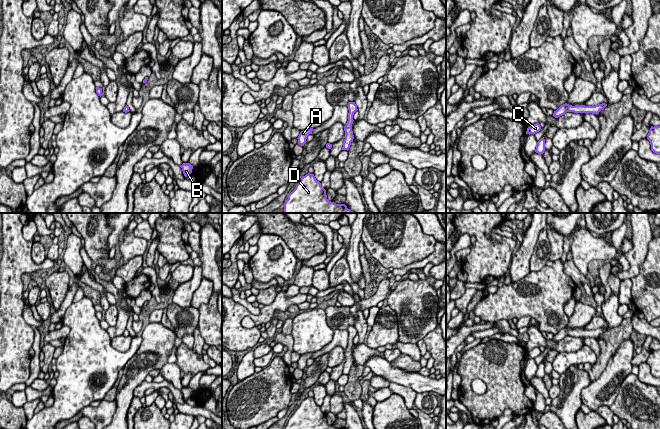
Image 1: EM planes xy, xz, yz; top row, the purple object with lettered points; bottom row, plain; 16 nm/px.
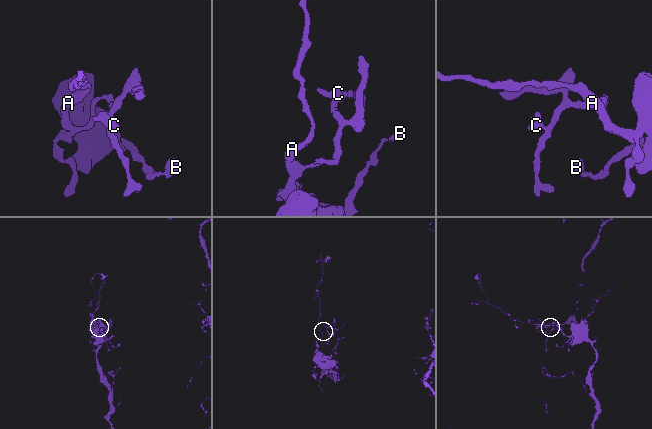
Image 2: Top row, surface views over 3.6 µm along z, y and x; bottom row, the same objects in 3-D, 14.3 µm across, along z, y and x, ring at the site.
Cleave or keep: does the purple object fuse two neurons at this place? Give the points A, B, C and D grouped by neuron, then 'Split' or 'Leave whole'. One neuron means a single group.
Groups: A B D / C. Split

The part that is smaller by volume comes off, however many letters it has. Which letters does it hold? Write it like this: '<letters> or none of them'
C

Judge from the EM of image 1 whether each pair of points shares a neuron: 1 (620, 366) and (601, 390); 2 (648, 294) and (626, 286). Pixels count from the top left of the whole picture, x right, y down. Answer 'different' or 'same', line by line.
1: same
2: different

